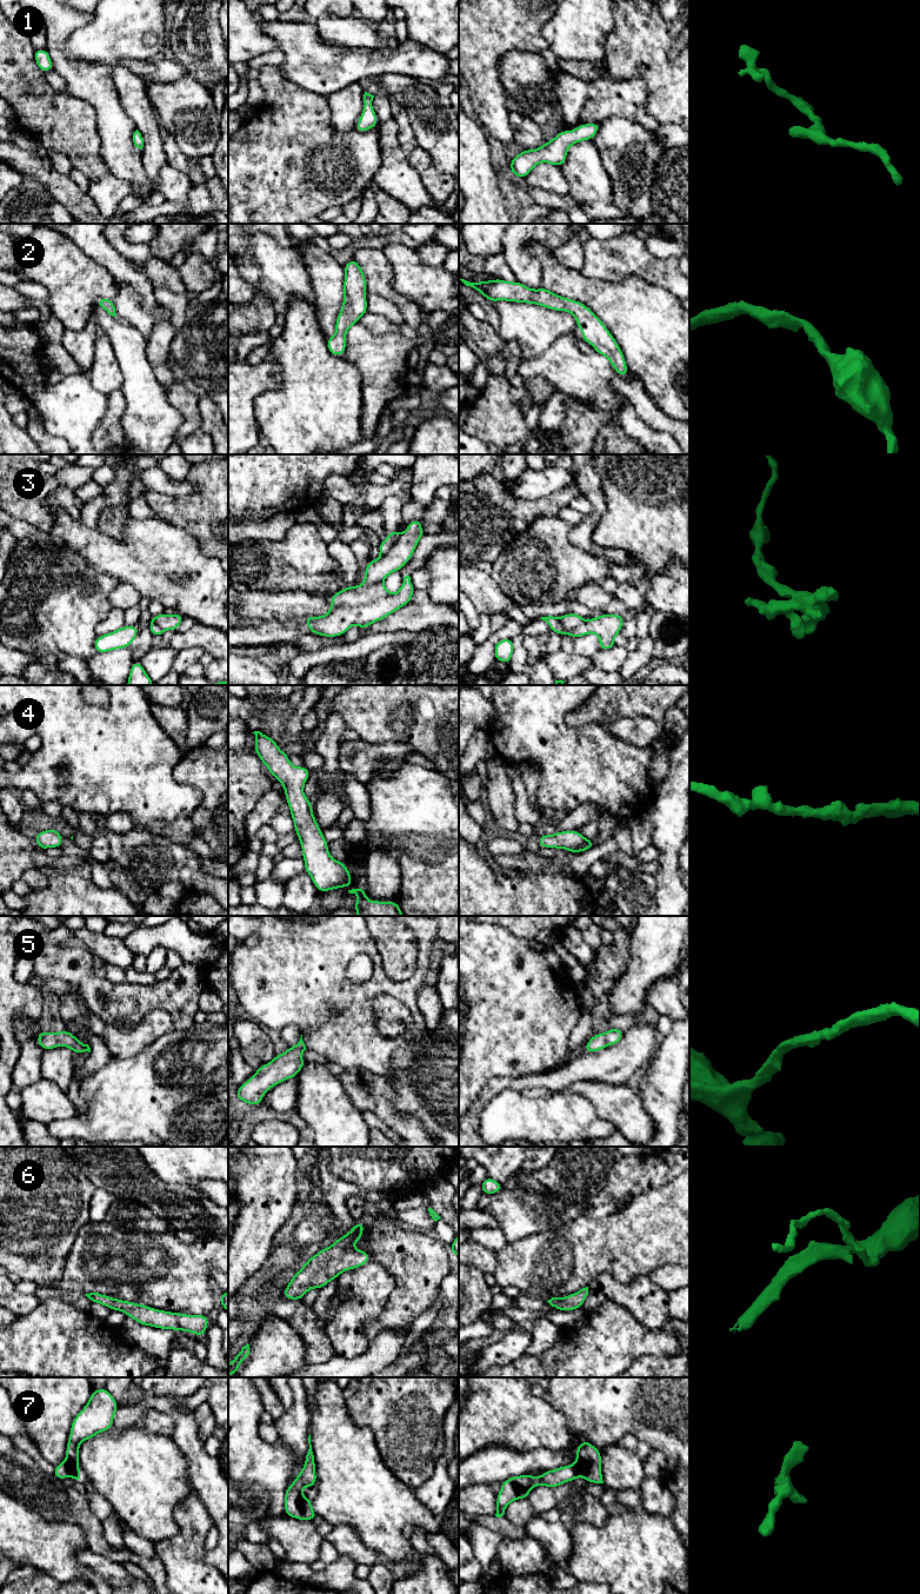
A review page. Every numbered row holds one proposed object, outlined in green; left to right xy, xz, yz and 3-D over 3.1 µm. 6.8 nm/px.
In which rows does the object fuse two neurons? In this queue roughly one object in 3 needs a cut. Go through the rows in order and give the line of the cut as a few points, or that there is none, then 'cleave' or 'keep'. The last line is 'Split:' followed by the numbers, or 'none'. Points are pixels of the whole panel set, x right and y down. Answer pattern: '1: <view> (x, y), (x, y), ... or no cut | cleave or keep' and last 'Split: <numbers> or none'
1: no cut | keep
2: no cut | keep
3: yz (558, 618), (570, 631), (574, 631), (586, 623) | cleave
4: no cut | keep
5: no cut | keep
6: no cut | keep
7: no cut | keep
Split: 3

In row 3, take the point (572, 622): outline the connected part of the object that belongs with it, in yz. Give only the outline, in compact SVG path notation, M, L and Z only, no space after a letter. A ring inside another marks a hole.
M566 613L561 616L559 620L569 632L574 632L575 630L585 626L586 624L585 618L578 613Z

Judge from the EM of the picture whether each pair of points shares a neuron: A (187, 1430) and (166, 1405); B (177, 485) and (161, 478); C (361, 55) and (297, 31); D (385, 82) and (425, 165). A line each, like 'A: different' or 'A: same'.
A: same
B: same
C: same
D: different

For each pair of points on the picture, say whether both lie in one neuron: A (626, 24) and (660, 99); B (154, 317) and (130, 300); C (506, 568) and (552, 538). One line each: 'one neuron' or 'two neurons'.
A: one neuron
B: one neuron
C: one neuron

